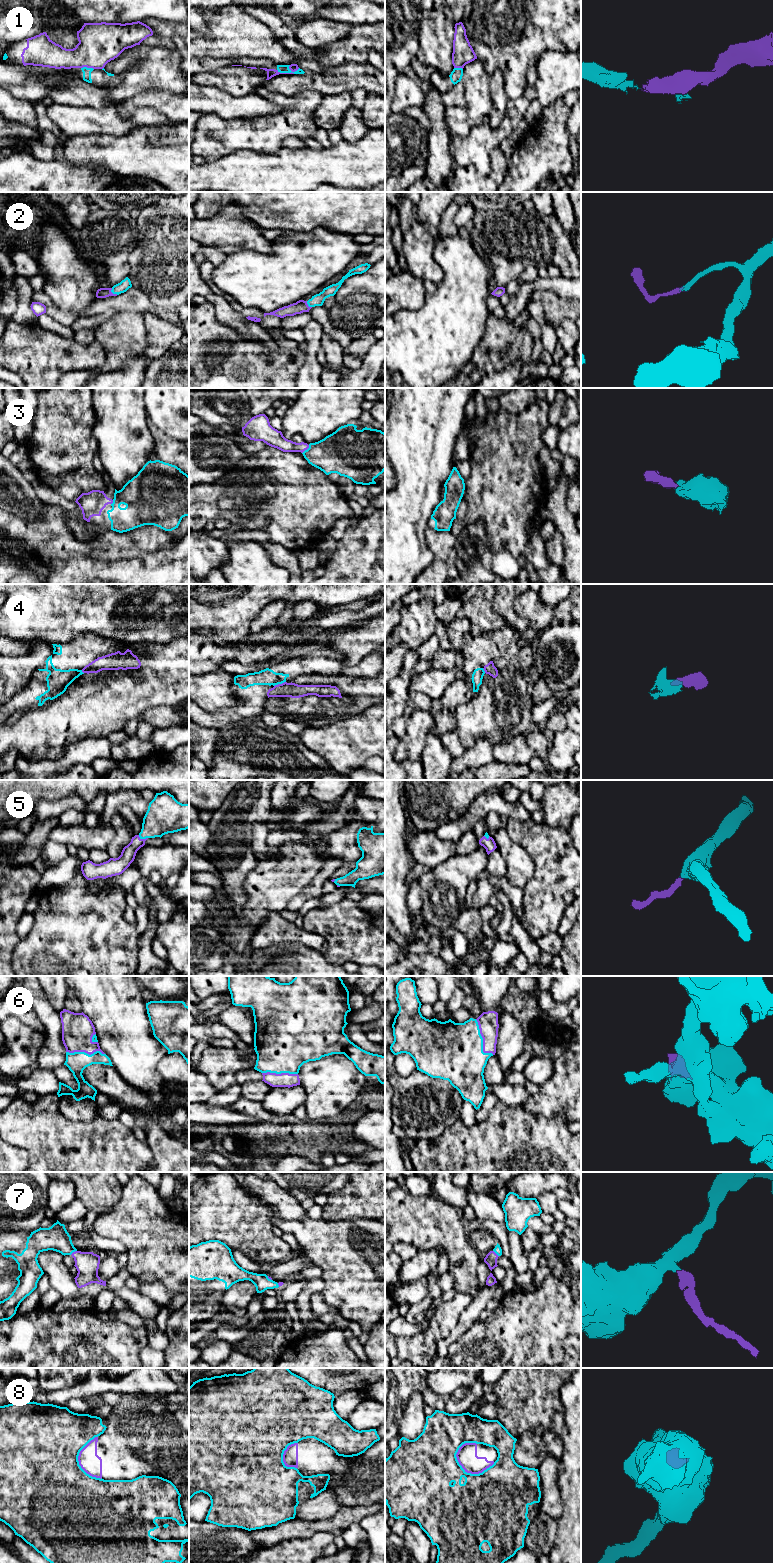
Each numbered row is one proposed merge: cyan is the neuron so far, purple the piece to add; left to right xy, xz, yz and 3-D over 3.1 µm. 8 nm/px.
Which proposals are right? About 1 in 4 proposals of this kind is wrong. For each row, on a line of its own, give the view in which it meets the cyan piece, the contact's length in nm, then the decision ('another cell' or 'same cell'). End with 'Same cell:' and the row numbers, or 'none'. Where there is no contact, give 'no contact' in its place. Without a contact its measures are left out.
1: contact in xz; length 190 nm; same cell
2: contact in xy; length 80 nm; same cell
3: contact in xz; length 90 nm; same cell
4: contact in xz; length 100 nm; another cell
5: contact in xy; length 80 nm; same cell
6: contact in yz; length 320 nm; same cell
7: contact in xy; length 70 nm; same cell
8: contact in yz; length 320 nm; another cell
Same cell: 1, 2, 3, 5, 6, 7

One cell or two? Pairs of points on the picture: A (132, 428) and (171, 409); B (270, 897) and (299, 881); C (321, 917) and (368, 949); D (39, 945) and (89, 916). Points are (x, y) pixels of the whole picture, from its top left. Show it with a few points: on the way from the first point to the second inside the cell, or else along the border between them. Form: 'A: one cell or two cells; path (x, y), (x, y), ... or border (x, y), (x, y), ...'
A: two cells; border (143, 398), (145, 412), (150, 424)
B: one cell; path (277, 890), (286, 881), (292, 881)
C: one cell; path (333, 923), (343, 925), (356, 937)
D: one cell; path (51, 945), (60, 945), (77, 928)

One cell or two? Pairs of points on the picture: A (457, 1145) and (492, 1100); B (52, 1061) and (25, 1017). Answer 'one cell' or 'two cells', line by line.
A: two cells
B: two cells

